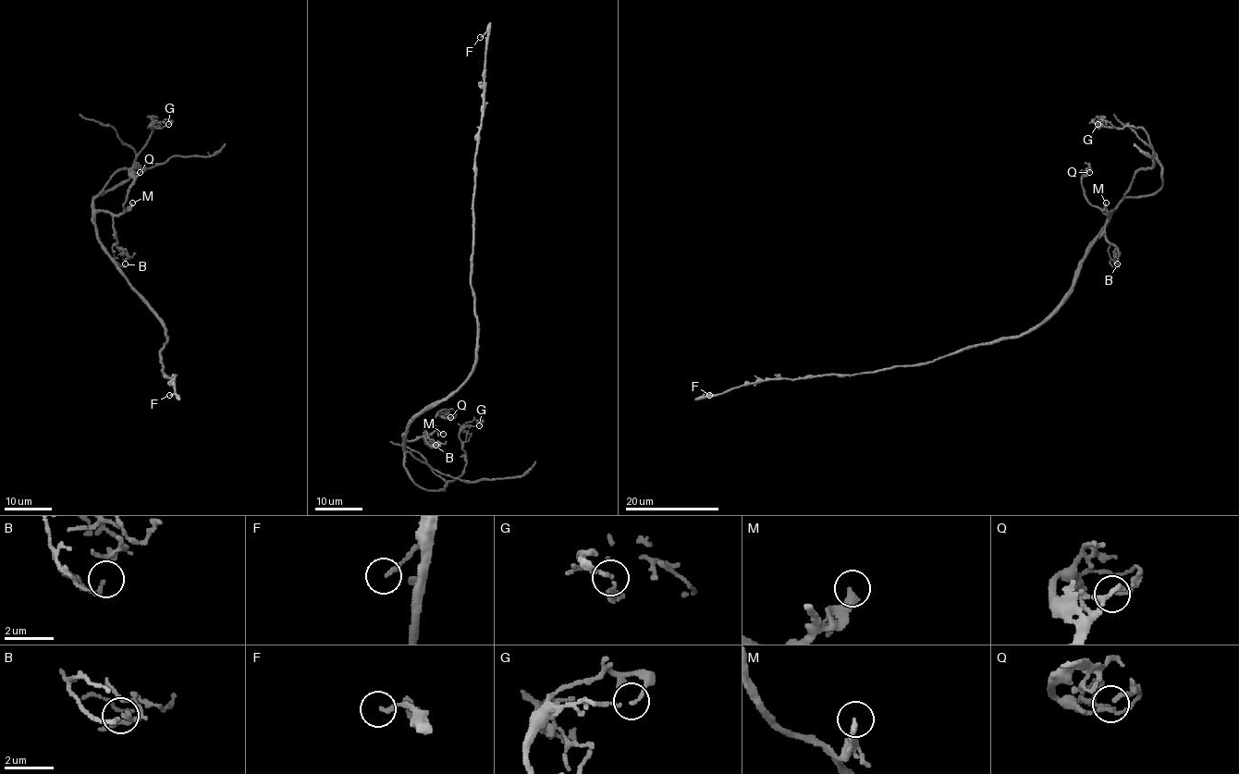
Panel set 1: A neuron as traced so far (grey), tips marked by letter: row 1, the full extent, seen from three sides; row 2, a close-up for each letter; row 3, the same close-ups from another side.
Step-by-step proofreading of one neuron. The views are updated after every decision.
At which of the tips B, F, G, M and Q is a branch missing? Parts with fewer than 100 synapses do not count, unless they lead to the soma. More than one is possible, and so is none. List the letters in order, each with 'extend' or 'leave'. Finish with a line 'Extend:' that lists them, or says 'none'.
B: leave
F: leave
G: leave
M: leave
Q: leave
Extend: none

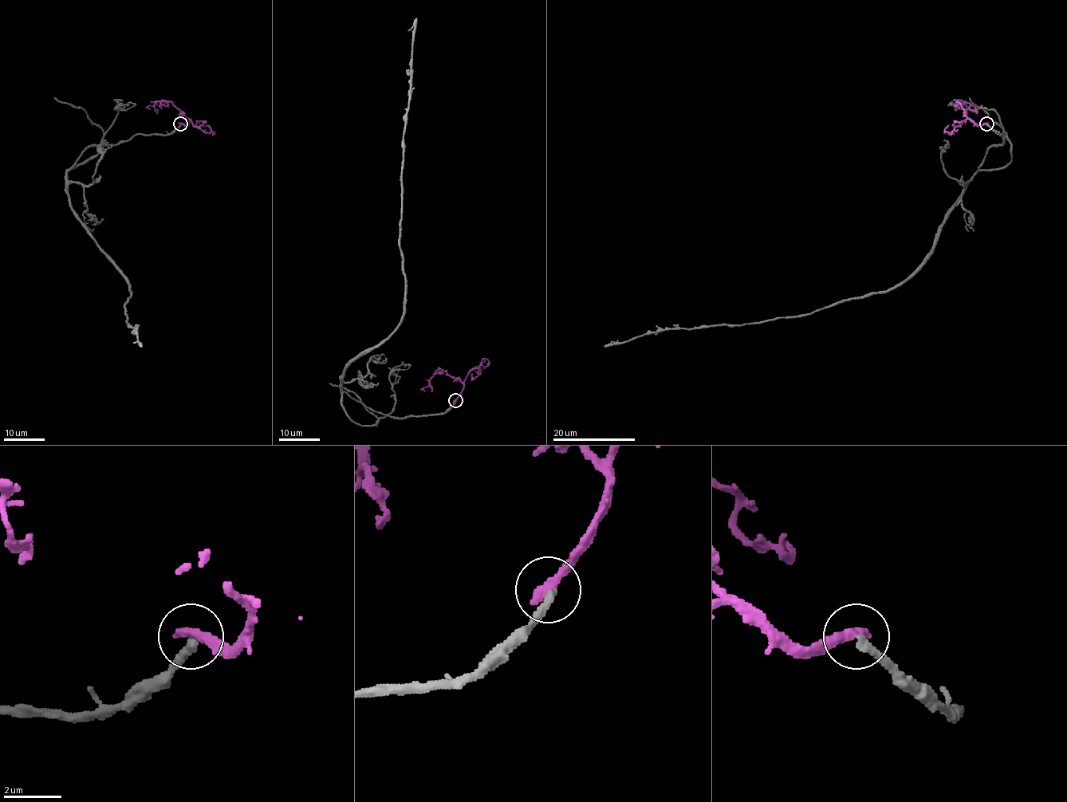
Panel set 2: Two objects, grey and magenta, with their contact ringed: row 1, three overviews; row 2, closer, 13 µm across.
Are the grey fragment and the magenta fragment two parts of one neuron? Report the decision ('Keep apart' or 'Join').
Keep apart

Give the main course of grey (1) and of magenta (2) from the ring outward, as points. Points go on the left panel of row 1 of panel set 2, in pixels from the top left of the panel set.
1: (180, 123), (167, 134), (93, 144), (67, 172), (68, 201), (127, 281), (124, 312), (142, 346)
2: (180, 123), (187, 125), (188, 119), (171, 102), (156, 101), (155, 104), (156, 113)

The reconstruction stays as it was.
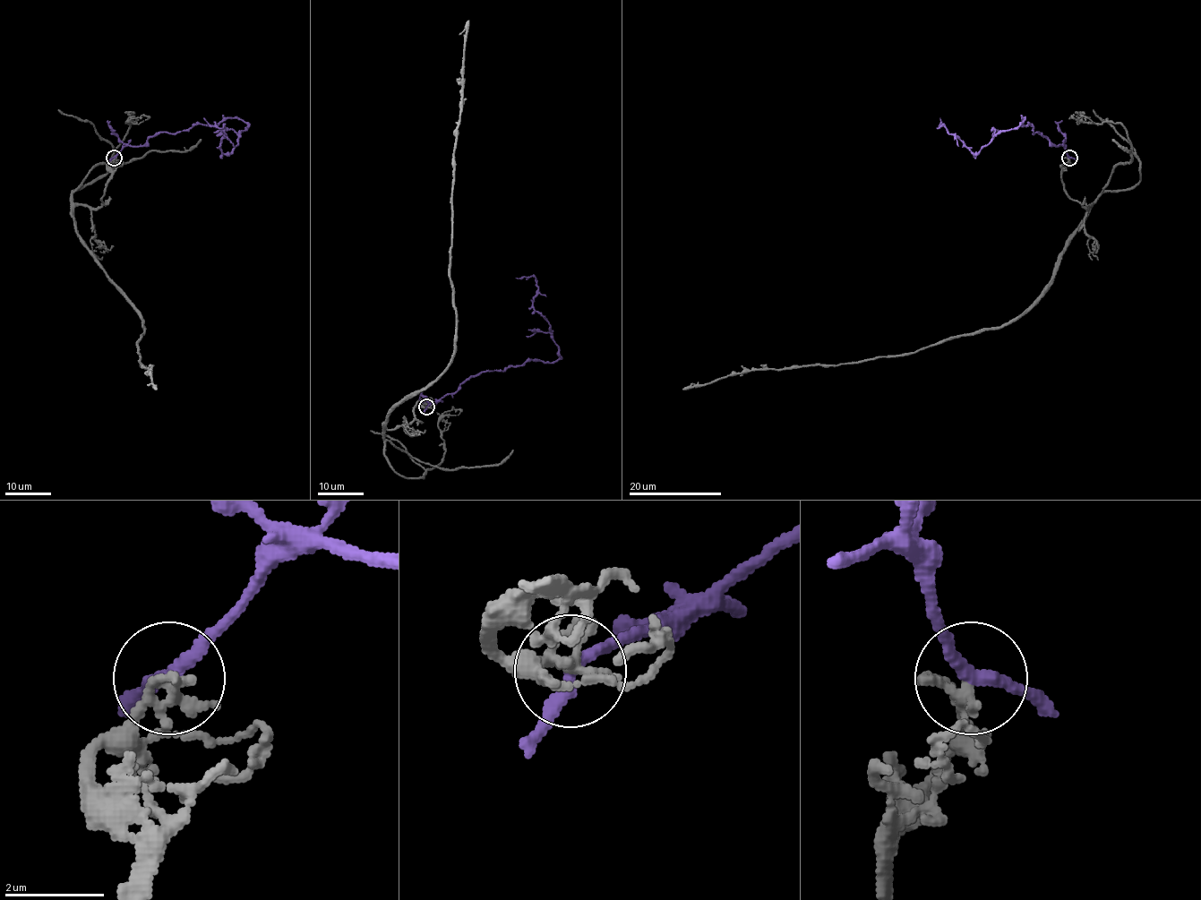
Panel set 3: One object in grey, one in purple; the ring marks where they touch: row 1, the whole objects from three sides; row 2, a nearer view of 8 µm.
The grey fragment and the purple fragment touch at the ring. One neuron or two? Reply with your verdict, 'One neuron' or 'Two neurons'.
Two neurons

